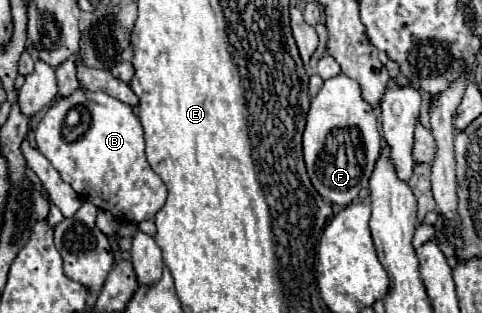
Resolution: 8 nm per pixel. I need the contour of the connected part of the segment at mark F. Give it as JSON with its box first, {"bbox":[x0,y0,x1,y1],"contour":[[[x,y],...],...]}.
{"bbox":[304,73,382,205],"contour":[[[342,73],[326,79],[310,103],[304,129],[304,161],[316,191],[336,205],[348,205],[364,187],[368,187],[380,153],[382,135],[378,111],[362,99],[358,81]]]}

